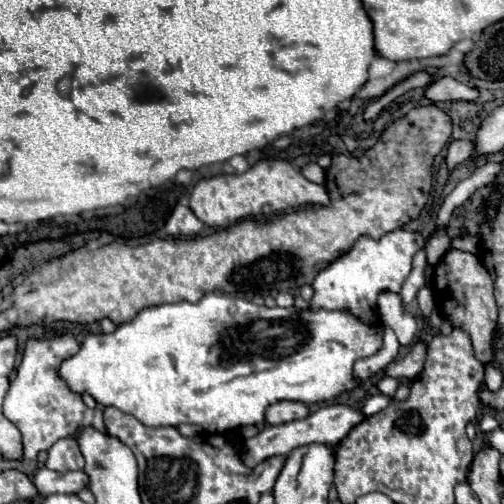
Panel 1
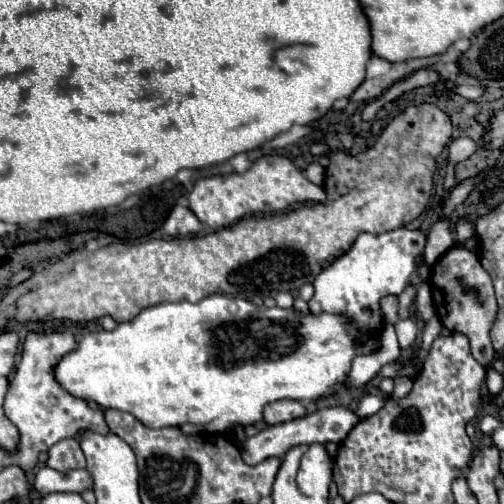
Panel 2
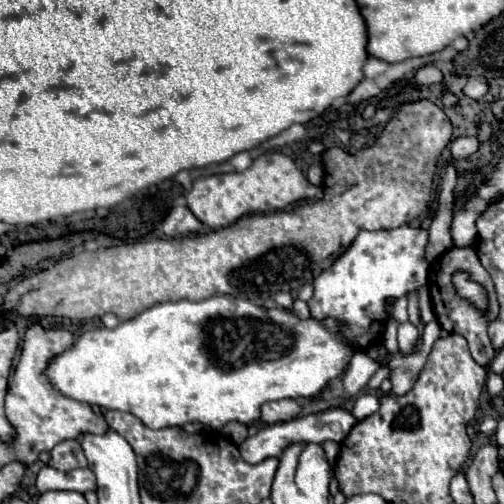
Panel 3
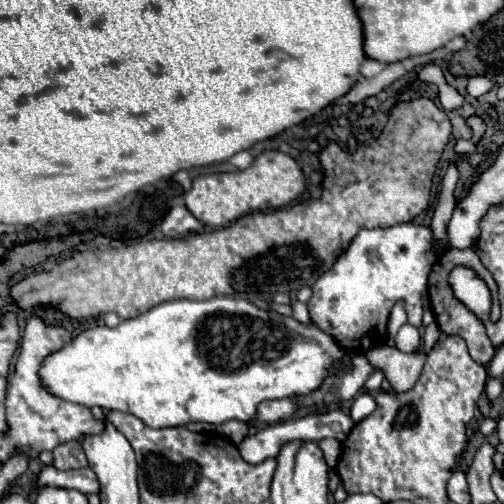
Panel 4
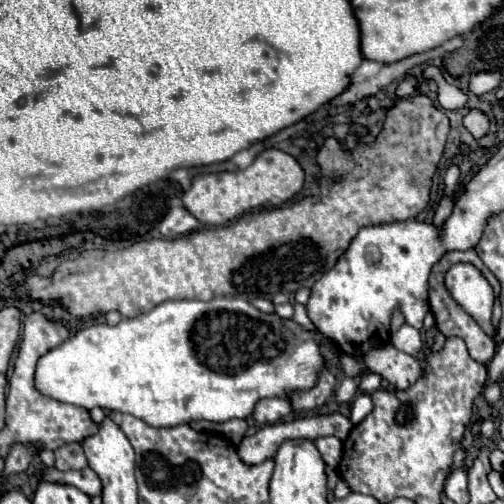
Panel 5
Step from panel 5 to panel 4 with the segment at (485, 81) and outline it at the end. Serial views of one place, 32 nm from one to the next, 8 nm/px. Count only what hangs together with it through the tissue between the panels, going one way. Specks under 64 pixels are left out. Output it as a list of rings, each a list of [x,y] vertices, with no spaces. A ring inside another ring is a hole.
[[[476,76],[476,78],[470,78],[468,80],[468,86],[466,86],[466,92],[474,98],[480,98],[482,94],[486,94],[490,88],[494,86],[494,82],[486,76]]]

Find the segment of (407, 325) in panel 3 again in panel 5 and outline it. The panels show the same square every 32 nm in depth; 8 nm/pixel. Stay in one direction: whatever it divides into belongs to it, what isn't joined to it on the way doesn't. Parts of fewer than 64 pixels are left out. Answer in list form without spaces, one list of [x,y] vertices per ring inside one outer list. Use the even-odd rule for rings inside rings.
[[[404,324],[400,326],[400,330],[396,334],[392,334],[392,346],[396,346],[398,350],[410,354],[410,356],[416,356],[422,360],[422,366],[426,364],[424,362],[424,352],[422,352],[422,338],[420,338],[420,332],[416,328],[412,328],[410,324]]]

